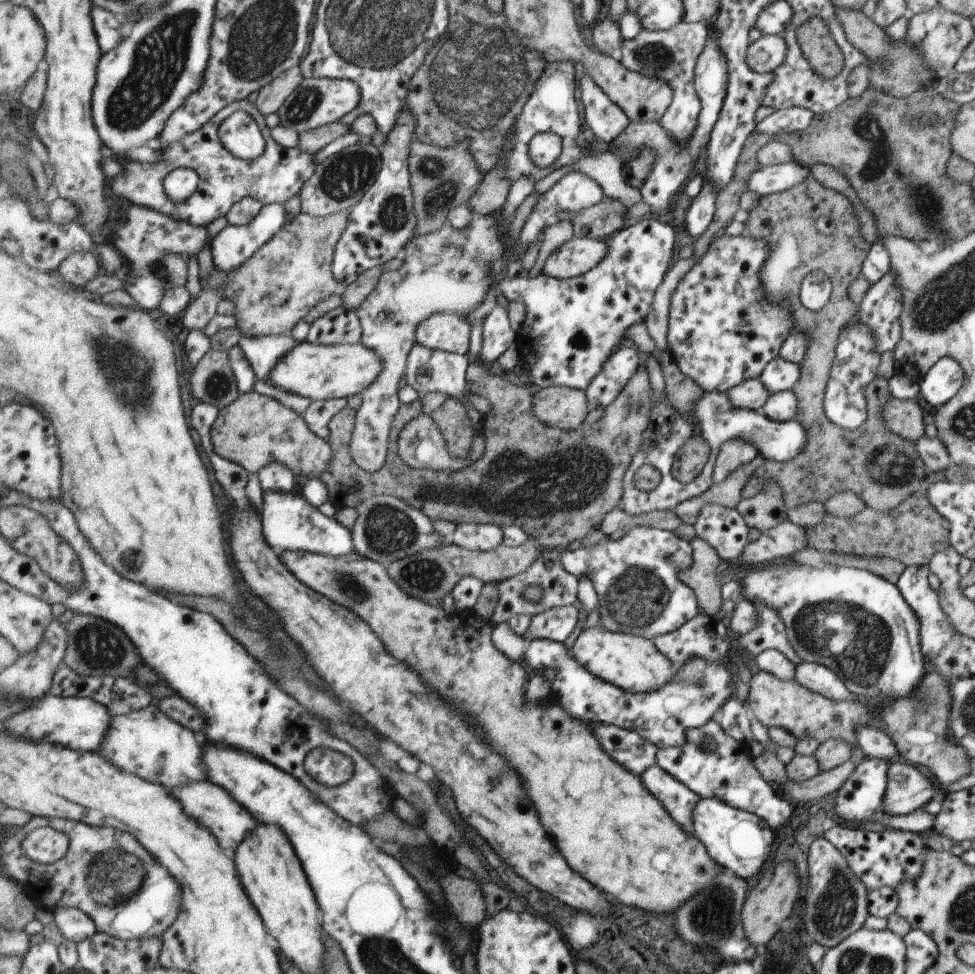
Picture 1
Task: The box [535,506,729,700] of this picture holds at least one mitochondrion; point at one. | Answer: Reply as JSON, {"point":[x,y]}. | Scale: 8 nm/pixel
{"point":[638,596]}

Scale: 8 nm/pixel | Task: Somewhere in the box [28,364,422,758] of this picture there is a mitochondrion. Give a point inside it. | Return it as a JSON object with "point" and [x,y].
{"point":[98,646]}

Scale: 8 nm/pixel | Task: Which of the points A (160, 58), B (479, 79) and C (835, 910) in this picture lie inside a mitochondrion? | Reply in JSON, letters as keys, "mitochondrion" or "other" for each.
{"A":"mitochondrion","B":"mitochondrion","C":"mitochondrion"}

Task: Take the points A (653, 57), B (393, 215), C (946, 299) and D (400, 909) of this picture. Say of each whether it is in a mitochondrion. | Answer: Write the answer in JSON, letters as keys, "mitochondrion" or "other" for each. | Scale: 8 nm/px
{"A":"mitochondrion","B":"mitochondrion","C":"mitochondrion","D":"other"}

